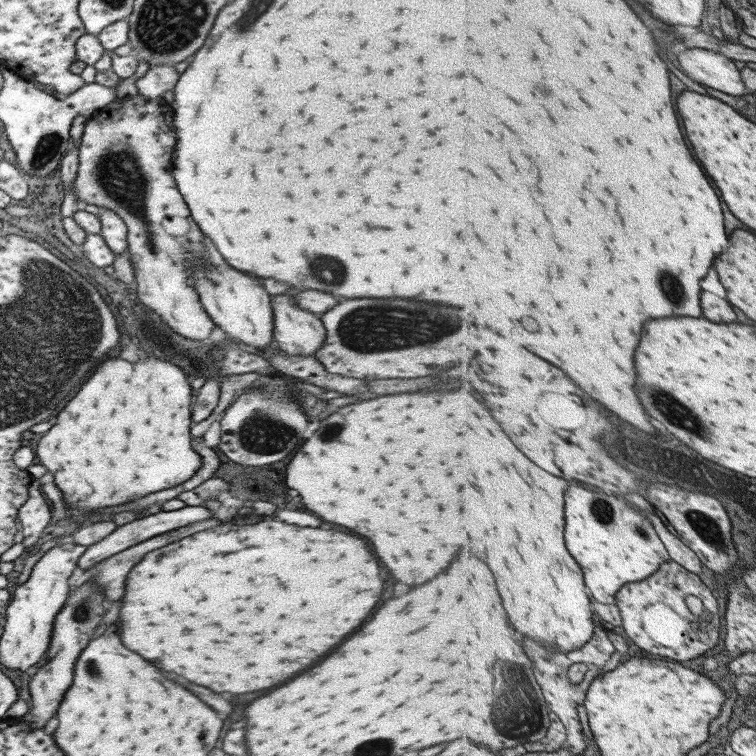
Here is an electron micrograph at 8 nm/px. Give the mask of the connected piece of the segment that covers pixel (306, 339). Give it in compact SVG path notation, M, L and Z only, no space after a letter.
M285 293L274 298L274 338L282 354L314 357L325 346L326 329L320 315L296 306L295 296Z

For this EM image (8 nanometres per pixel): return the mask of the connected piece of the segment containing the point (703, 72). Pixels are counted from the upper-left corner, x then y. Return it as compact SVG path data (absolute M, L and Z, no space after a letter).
M692 49L680 54L680 64L686 74L690 74L696 82L716 88L731 95L746 95L750 90L746 88L742 69L733 58L724 56L714 50Z

